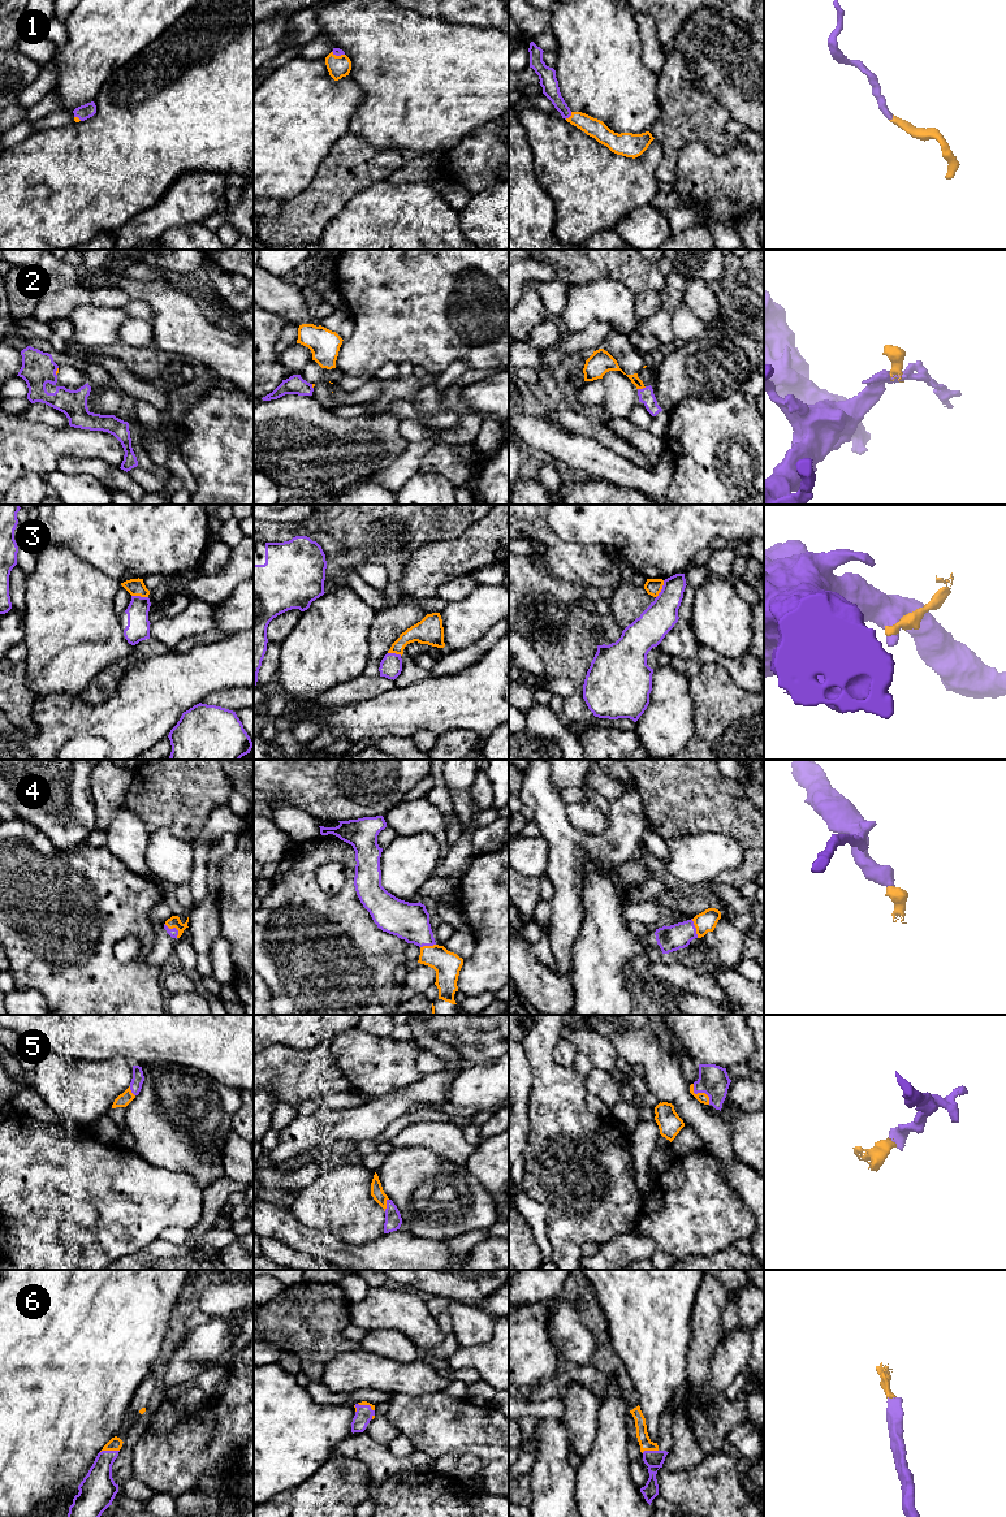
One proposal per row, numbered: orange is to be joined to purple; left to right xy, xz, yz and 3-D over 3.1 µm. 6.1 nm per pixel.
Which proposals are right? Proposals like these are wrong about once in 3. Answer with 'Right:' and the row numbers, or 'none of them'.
Right: 1, 4, 5, 6

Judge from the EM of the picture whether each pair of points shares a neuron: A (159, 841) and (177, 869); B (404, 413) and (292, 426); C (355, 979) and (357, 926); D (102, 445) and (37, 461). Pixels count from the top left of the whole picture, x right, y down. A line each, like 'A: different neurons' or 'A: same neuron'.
A: same neuron
B: different neurons
C: same neuron
D: same neuron

